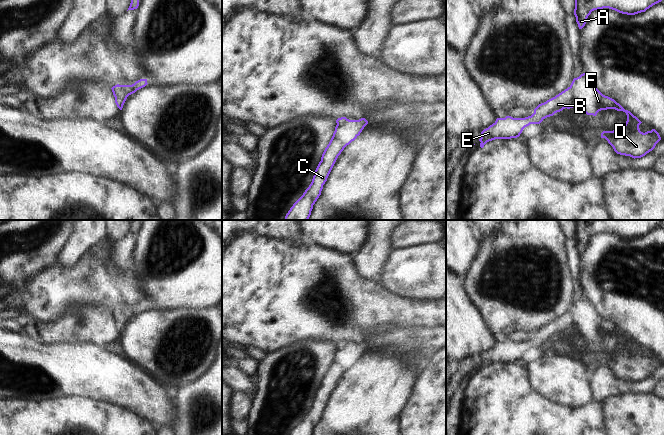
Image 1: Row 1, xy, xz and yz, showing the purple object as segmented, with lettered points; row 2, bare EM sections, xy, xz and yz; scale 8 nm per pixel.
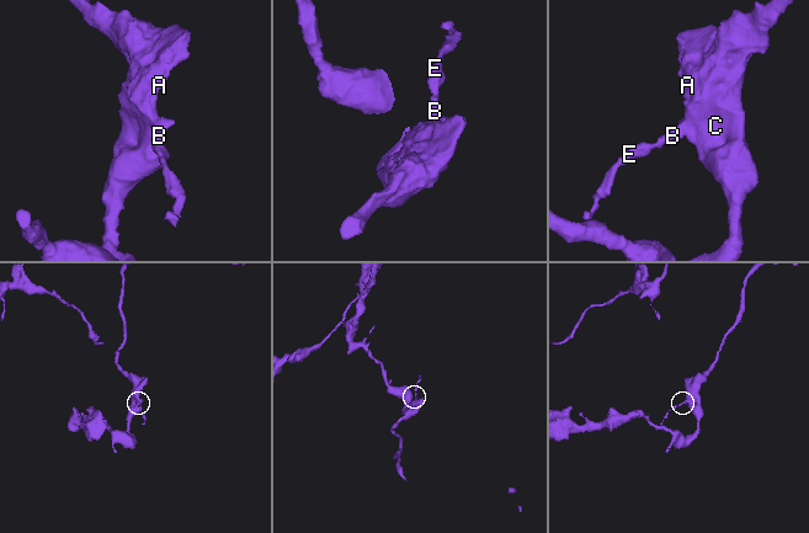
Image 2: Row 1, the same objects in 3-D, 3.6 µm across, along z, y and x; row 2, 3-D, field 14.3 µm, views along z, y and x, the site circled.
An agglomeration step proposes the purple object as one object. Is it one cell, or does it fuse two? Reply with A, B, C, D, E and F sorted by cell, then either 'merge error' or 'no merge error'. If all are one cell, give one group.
A C D F / B E; merge error

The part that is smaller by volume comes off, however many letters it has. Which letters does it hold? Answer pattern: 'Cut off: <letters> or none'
Cut off: B, E

